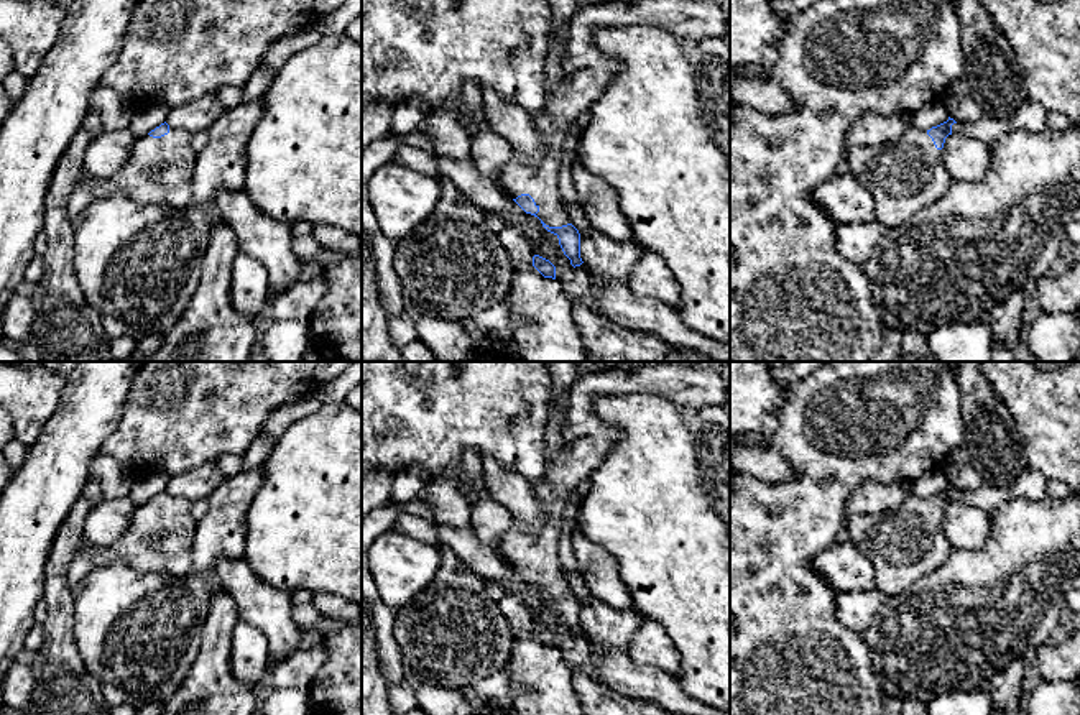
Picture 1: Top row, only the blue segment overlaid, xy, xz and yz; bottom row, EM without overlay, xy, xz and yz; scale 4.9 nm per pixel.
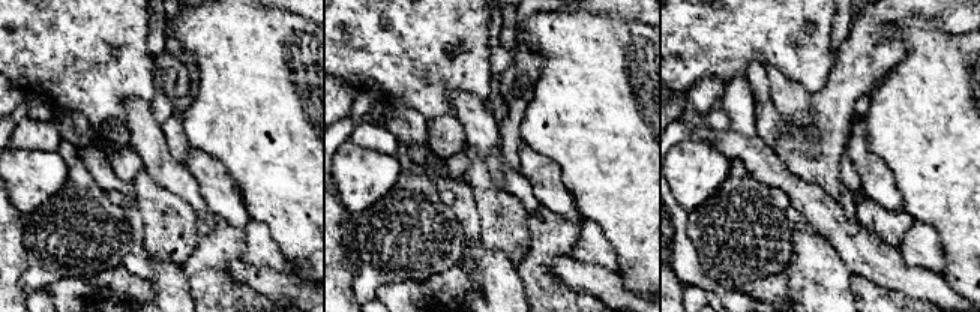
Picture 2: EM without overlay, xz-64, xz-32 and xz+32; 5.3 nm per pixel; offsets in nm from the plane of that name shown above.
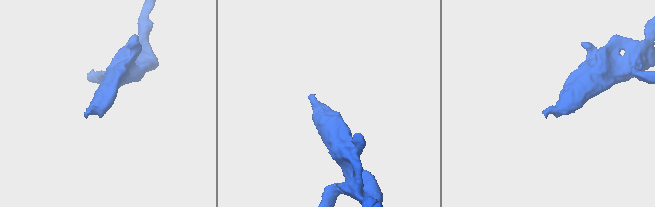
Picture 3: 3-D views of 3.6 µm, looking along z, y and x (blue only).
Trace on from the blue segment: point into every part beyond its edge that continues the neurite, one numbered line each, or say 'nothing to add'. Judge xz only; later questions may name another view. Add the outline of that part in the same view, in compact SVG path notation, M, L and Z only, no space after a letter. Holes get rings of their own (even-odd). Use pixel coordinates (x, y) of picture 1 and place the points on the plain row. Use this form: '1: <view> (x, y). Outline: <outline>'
1: xz (586, 439). Outline: M643 365L643 367L620 367L613 370L602 370L595 373L580 375L569 393L569 411L561 429L562 445L549 455L544 477L531 483L534 496L547 518L546 528L541 534L531 536L519 529L513 519L510 529L501 536L496 552L508 559L511 567L521 562L529 562L539 580L536 582L549 595L562 595L570 592L569 584L559 564L559 539L562 531L562 518L570 493L580 482L590 478L593 470L605 459L608 449L616 442L620 434L607 427L593 413L592 403L602 394L631 394L635 391L651 391L654 394L669 398L679 406L699 409L705 404L730 404L728 380L710 368L677 367L677 365Z

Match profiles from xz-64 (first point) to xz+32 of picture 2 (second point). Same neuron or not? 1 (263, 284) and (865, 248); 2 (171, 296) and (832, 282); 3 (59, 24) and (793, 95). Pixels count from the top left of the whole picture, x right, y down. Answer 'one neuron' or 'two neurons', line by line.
1: one neuron
2: one neuron
3: two neurons

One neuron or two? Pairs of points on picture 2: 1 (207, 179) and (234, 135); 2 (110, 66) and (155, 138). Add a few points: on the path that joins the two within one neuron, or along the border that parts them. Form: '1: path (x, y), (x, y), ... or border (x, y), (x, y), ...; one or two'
1: border (192, 147), (216, 158), (239, 191); two
2: border (147, 99), (126, 99), (123, 102), (125, 125); two

